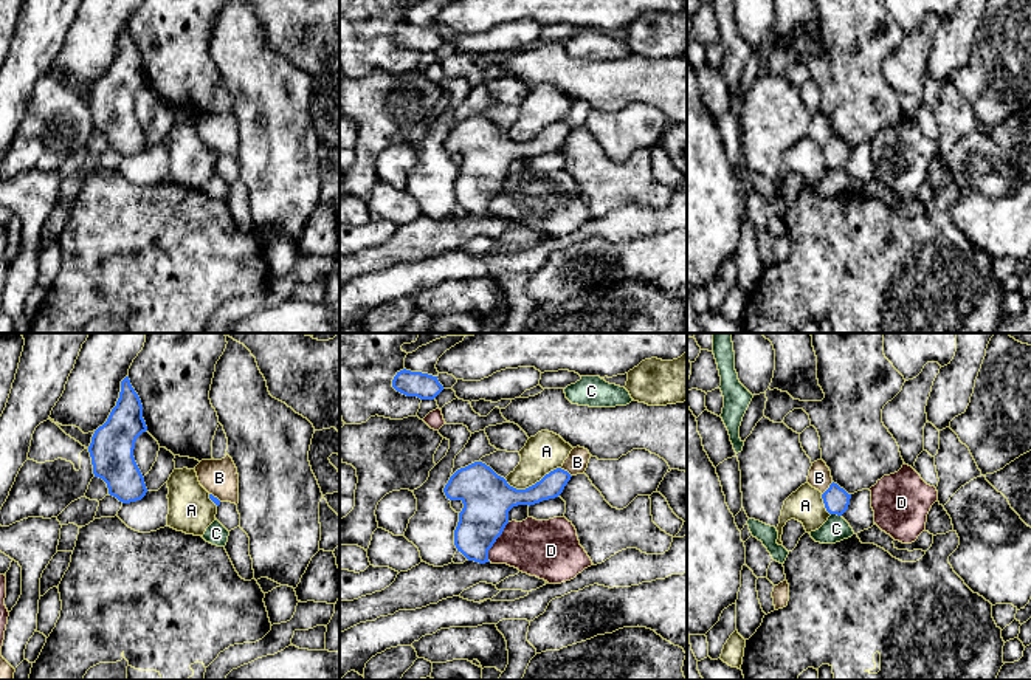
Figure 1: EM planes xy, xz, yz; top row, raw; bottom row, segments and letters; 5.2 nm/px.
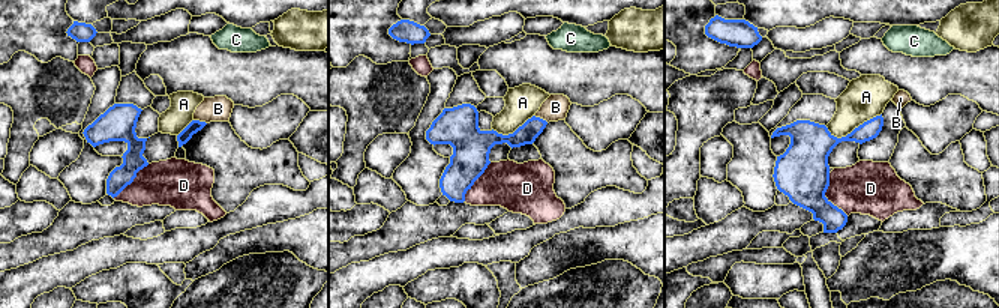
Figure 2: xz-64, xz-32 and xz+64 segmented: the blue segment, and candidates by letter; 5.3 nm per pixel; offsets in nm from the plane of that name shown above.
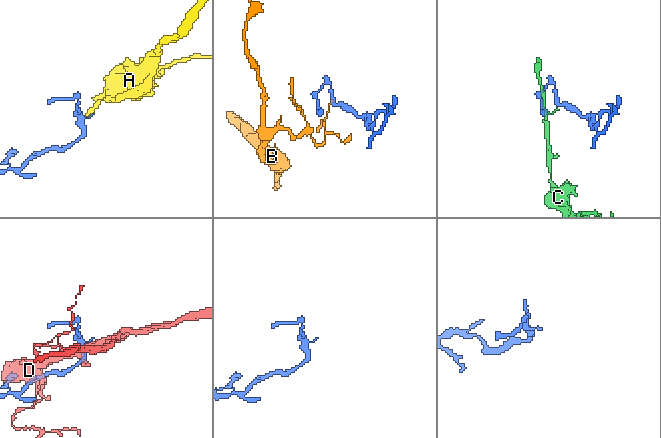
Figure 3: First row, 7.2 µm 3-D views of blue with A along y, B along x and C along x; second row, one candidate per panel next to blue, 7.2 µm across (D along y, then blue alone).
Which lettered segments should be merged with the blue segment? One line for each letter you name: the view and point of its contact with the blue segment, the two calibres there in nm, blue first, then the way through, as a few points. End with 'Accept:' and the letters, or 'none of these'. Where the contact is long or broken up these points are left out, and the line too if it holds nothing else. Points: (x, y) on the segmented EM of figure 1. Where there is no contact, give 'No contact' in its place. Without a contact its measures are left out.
Accept: none of these

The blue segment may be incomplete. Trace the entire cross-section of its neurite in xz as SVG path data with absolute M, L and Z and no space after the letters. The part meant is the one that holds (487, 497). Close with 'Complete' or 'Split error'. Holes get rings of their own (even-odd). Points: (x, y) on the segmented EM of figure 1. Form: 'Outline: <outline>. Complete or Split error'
Outline: M482 462L457 469L443 488L447 499L464 503L454 530L454 545L468 561L490 562L488 550L509 524L509 511L558 497L571 474L557 468L540 482L516 489Z. Complete

